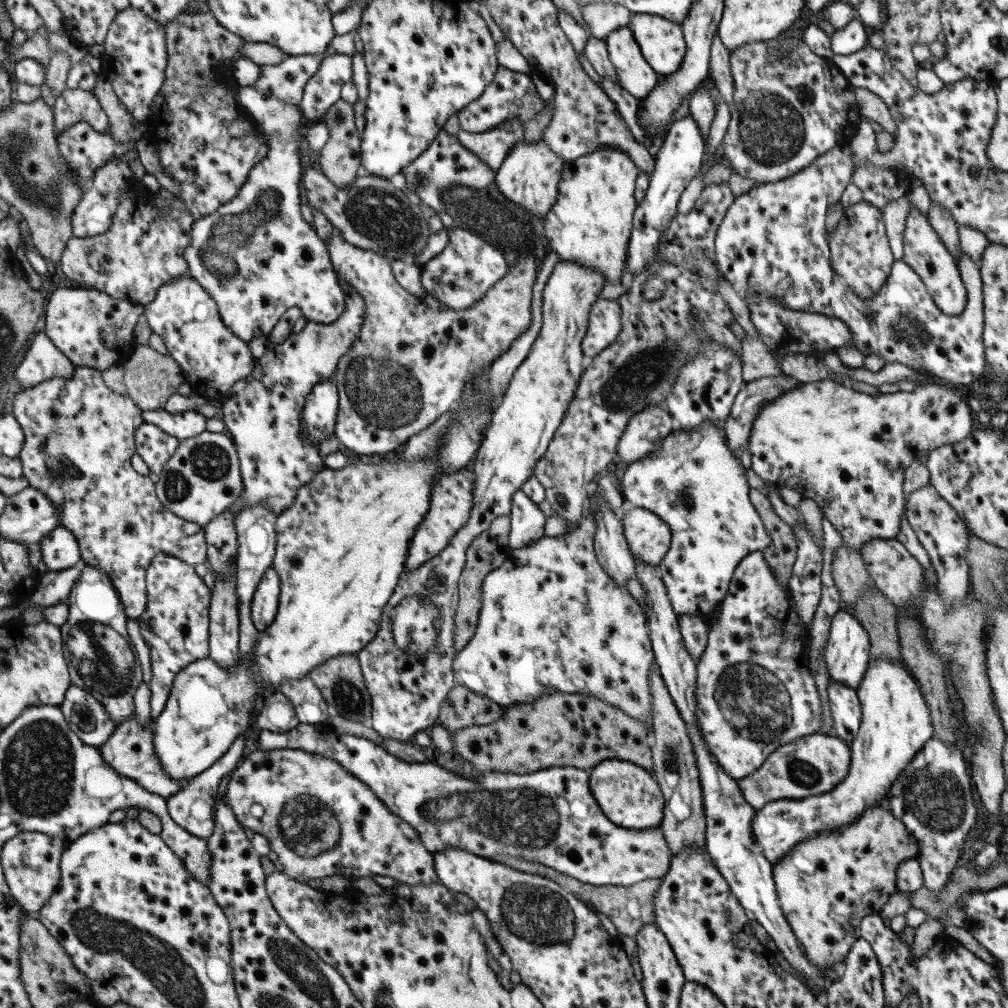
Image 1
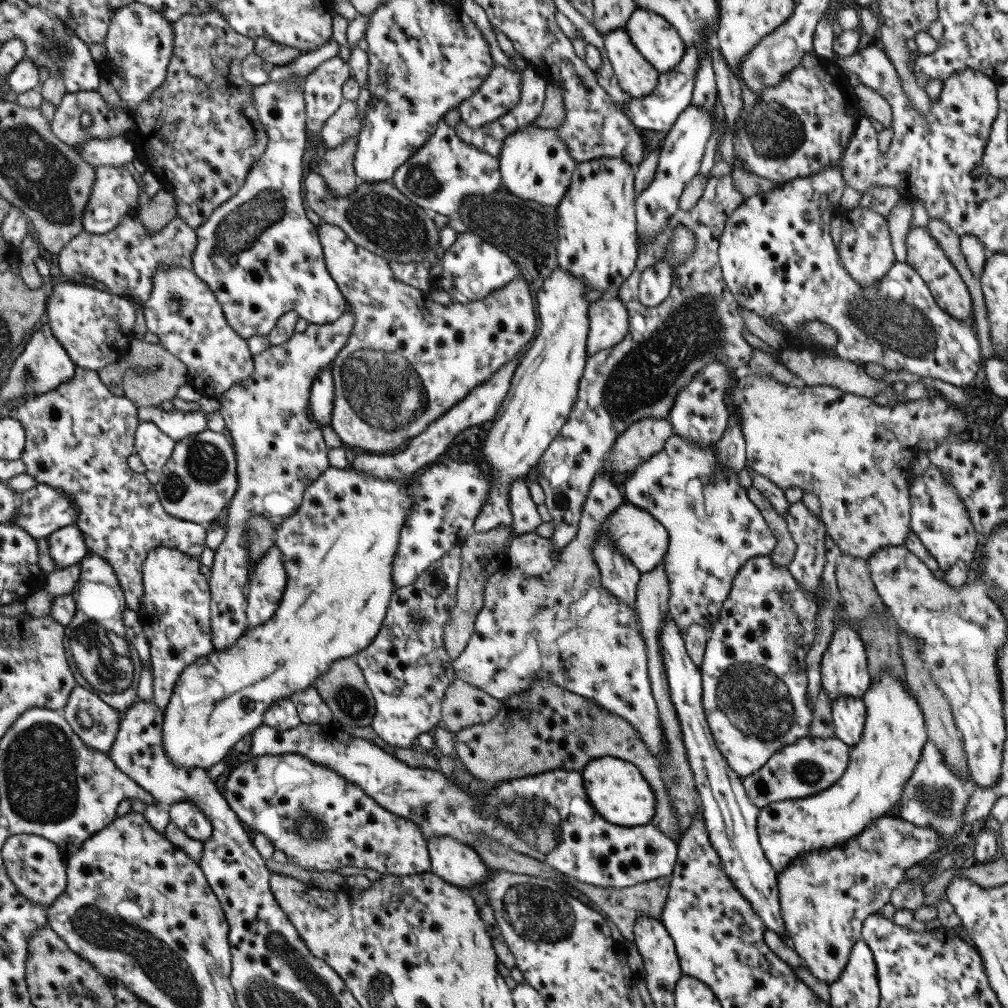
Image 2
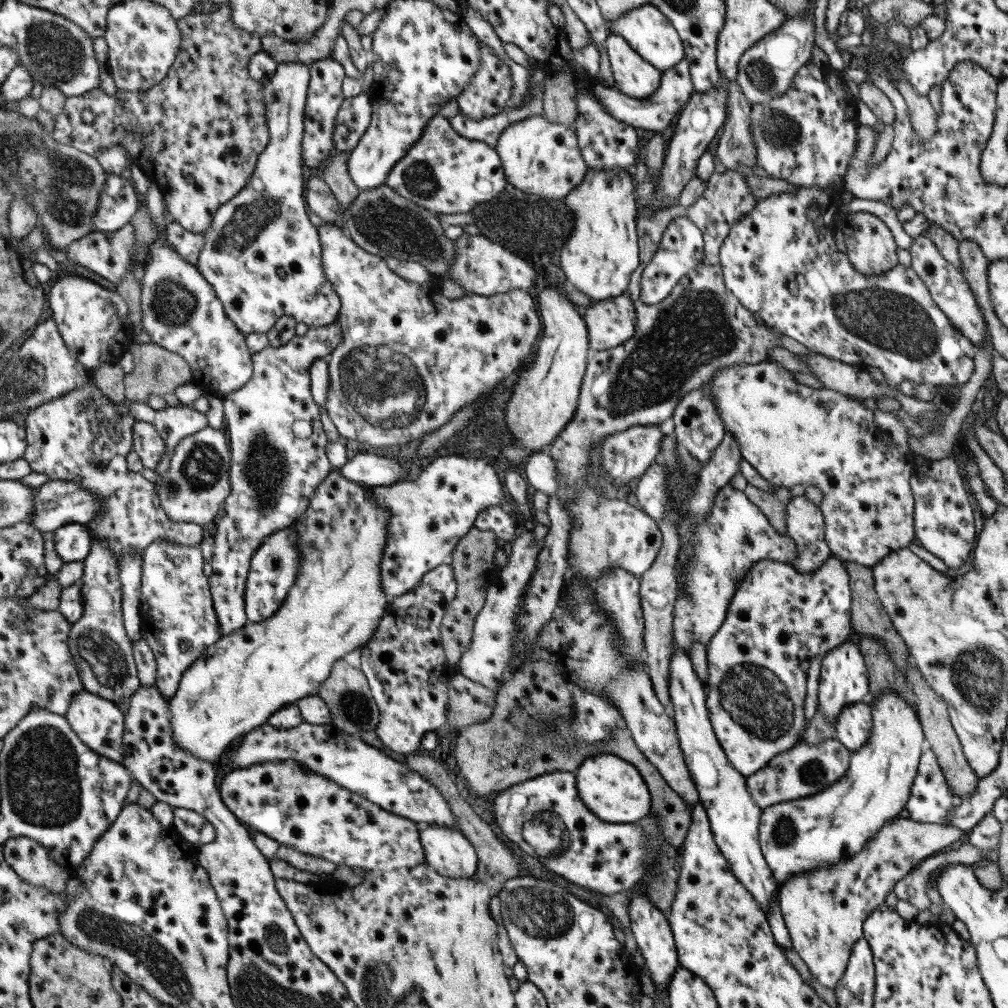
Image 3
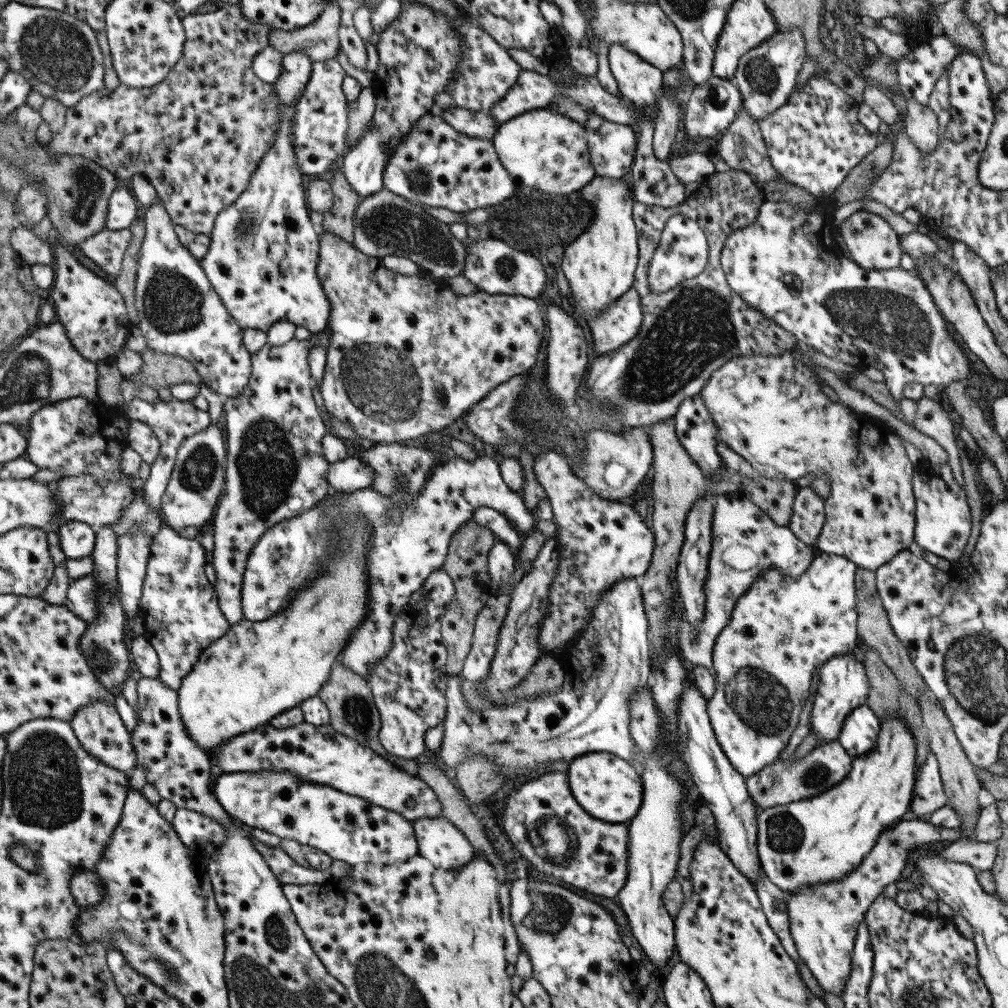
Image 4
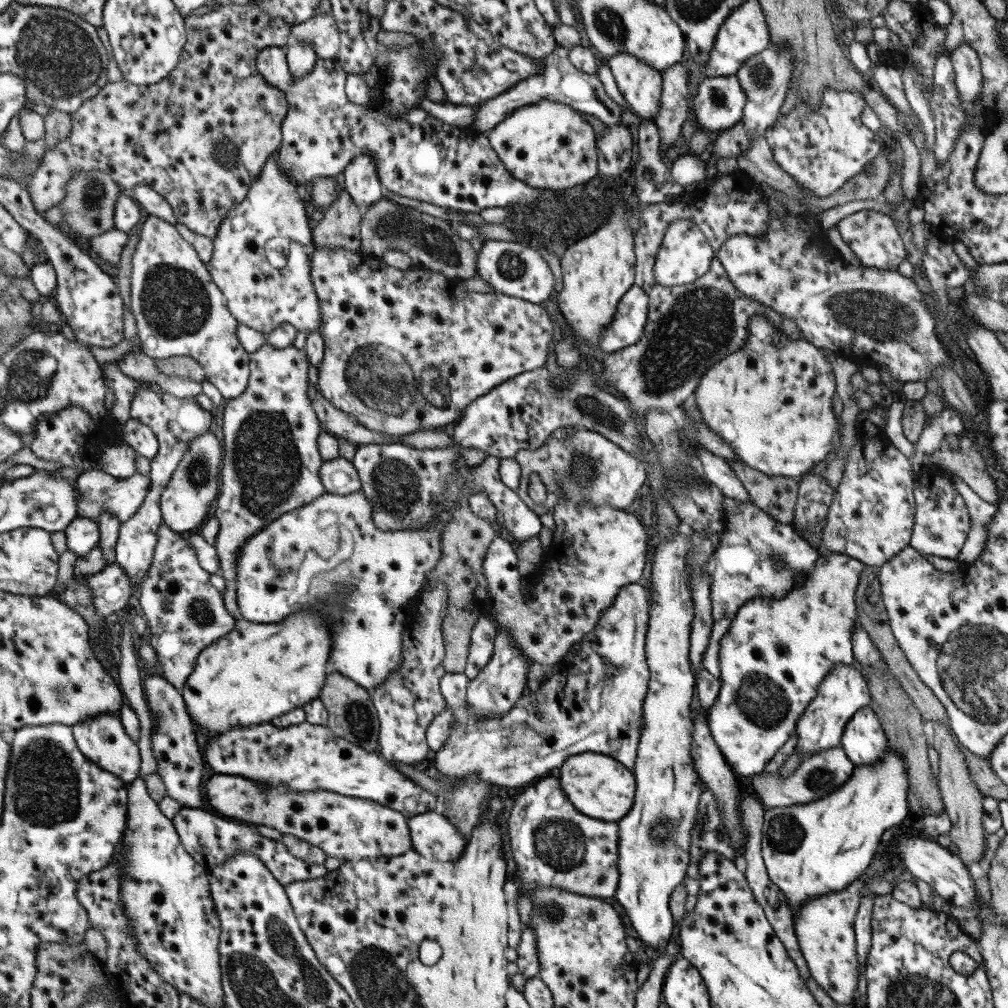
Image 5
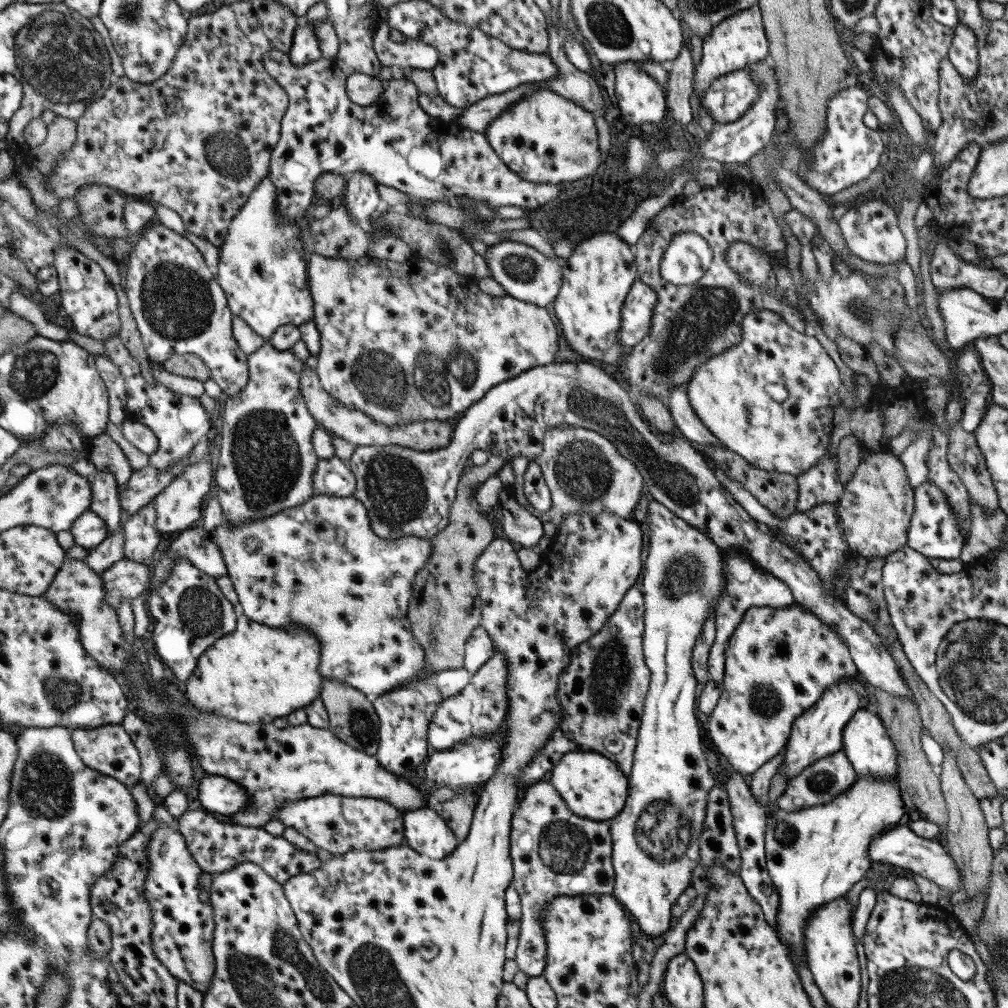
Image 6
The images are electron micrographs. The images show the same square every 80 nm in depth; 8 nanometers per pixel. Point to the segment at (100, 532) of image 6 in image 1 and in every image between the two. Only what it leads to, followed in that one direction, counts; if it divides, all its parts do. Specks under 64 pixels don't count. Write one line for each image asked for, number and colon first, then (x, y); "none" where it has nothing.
1: (58, 549)
2: (66, 547)
3: (72, 542)
4: (76, 540)
5: (81, 535)

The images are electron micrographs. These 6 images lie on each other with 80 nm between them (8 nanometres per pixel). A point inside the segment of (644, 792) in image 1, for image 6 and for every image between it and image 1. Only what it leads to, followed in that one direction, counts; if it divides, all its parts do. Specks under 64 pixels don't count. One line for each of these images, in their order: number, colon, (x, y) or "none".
2: (617, 791)
3: (613, 790)
4: (609, 789)
5: (598, 787)
6: (592, 787)

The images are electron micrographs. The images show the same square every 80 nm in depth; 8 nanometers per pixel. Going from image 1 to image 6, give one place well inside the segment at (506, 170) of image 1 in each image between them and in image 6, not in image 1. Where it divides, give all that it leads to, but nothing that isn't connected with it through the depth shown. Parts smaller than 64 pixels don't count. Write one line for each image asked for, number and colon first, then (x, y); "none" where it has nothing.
2: (533, 164)
3: (538, 157)
4: (542, 150)
5: (548, 145)
6: (543, 138)

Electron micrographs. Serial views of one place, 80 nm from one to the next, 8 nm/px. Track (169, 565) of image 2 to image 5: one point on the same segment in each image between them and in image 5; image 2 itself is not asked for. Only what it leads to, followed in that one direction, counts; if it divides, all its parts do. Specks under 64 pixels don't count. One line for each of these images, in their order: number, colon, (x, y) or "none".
3: (176, 615)
4: (178, 607)
5: (184, 612)

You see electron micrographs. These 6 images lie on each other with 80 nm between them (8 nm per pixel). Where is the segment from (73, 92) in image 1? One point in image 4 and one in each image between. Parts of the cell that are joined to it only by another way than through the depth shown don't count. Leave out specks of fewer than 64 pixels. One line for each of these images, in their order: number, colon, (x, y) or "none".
2: (198, 133)
3: (197, 135)
4: (196, 137)

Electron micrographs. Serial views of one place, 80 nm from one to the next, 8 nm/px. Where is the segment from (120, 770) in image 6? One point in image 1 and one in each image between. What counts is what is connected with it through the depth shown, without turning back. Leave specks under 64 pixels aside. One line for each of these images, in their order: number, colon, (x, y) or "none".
1: (88, 720)
2: (94, 722)
3: (98, 723)
4: (97, 726)
5: (102, 740)

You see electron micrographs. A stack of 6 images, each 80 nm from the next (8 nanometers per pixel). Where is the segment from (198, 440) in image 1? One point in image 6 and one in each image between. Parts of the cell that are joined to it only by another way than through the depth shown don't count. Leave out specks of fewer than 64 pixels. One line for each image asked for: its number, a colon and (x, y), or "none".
2: (197, 481)
3: (196, 483)
4: (195, 484)
5: (184, 502)
6: (178, 507)

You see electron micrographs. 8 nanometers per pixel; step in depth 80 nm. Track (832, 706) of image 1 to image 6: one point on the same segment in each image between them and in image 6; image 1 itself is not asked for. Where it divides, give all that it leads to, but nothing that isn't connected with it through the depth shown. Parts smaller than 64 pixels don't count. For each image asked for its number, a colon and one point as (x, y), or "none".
2: (847, 713)
3: (851, 727)
4: (858, 732)
5: (863, 740)
6: (864, 743)

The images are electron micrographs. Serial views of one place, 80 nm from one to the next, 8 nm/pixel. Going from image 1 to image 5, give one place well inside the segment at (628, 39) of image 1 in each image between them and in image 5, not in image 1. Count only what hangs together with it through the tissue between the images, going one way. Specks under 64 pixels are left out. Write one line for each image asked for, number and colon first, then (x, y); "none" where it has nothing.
2: (635, 76)
3: (634, 77)
4: (640, 83)
5: (640, 86)

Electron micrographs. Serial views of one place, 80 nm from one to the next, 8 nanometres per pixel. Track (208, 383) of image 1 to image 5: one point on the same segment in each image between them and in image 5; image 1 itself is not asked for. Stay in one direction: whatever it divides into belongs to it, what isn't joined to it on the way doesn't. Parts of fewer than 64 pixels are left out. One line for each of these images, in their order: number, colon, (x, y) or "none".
2: (182, 312)
3: (179, 310)
4: (178, 313)
5: (178, 312)

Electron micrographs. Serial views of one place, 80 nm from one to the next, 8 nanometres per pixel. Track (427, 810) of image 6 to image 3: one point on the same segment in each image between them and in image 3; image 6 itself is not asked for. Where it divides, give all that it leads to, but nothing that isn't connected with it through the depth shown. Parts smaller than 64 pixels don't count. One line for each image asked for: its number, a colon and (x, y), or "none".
3: (446, 850)
4: (438, 841)
5: (432, 836)

